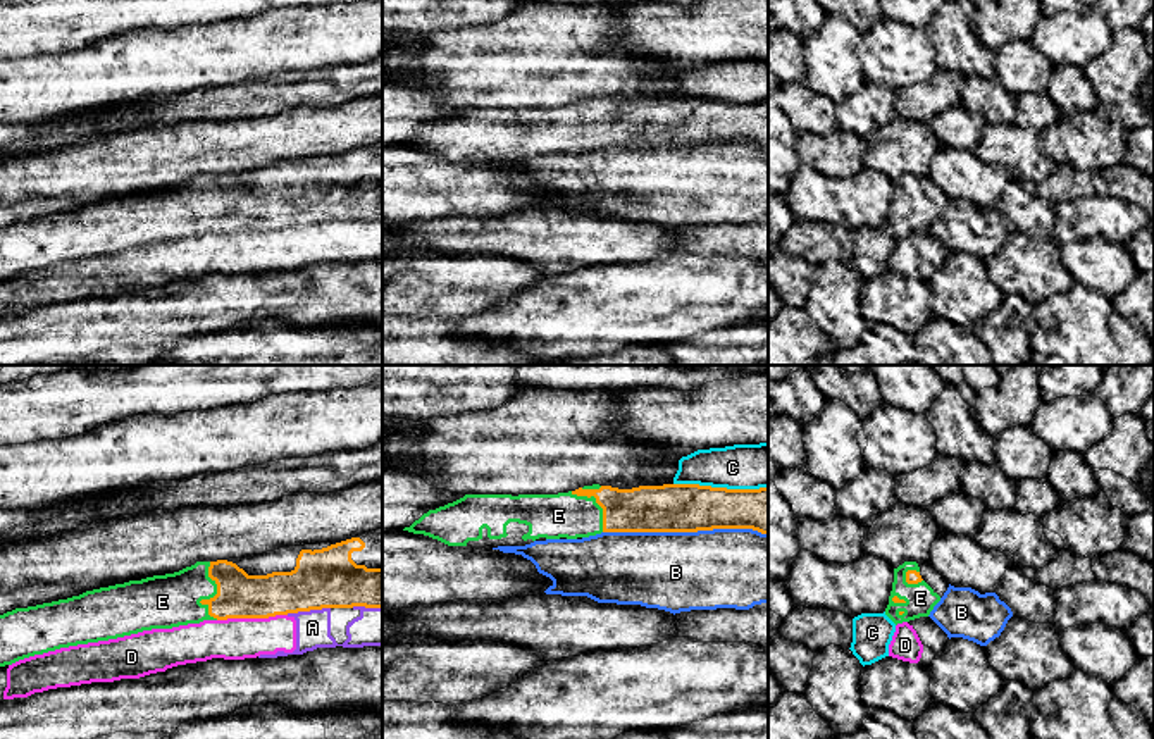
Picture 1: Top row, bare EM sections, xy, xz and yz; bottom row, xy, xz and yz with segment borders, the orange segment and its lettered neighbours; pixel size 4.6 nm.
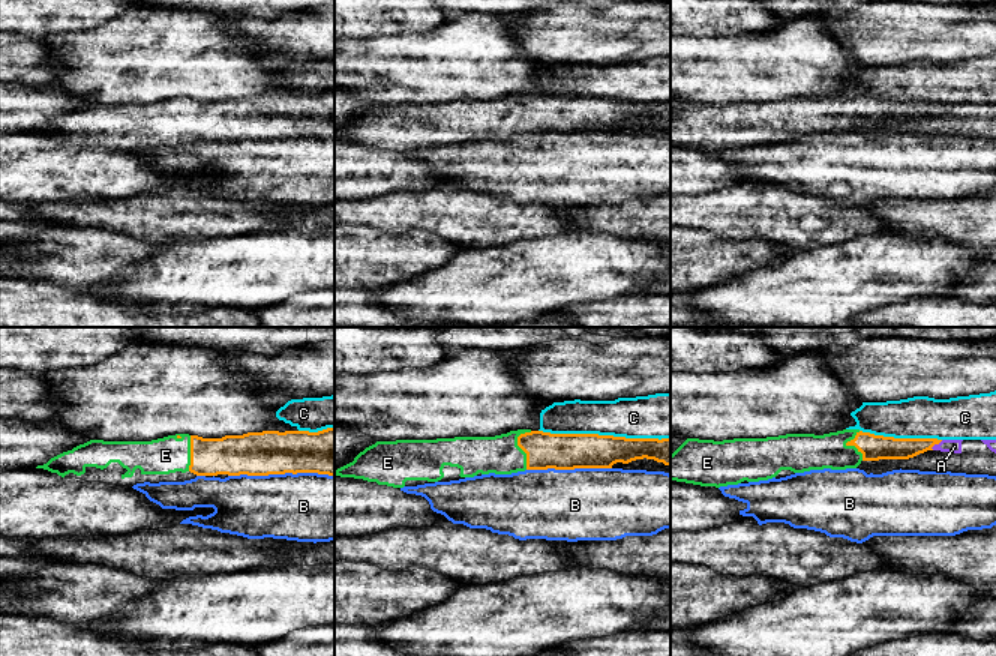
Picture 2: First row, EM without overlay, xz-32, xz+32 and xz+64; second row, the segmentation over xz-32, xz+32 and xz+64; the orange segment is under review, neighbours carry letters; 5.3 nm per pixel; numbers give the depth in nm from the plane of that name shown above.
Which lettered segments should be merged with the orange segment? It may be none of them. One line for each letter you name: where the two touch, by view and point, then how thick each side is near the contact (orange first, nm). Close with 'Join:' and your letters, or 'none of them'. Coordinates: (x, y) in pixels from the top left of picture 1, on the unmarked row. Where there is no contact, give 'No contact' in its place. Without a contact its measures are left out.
E: Touches orange at xy (214, 211). Thickness 200 nm (orange) against 260 nm
Join: E

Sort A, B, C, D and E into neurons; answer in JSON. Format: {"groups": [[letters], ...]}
{"groups": [["A", "D"], ["B"], ["C"], ["E"]]}

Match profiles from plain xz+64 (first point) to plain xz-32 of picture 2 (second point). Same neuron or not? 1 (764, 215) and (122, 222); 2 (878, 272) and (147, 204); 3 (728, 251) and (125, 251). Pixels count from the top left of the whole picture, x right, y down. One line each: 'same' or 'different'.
1: same
2: different
3: same

